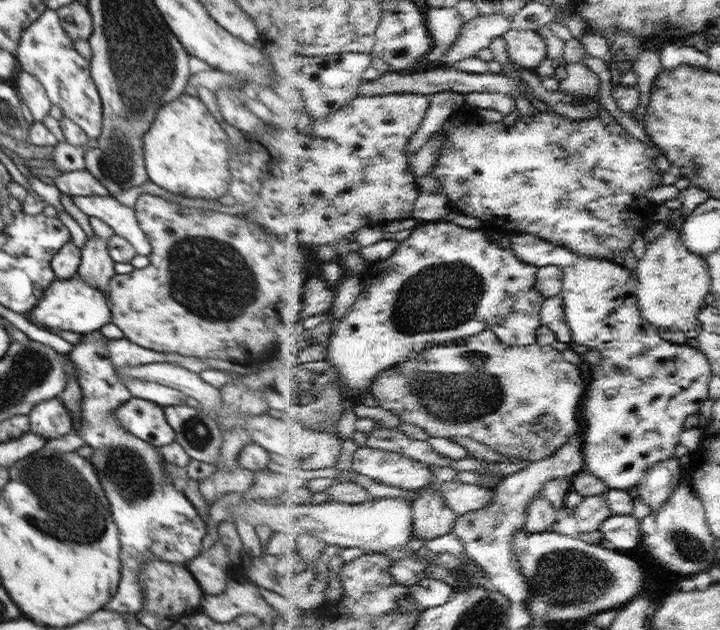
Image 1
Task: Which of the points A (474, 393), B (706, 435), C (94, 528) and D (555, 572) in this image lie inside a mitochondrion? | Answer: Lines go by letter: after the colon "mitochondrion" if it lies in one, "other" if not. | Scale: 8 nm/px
A: mitochondrion
B: other
C: mitochondrion
D: mitochondrion

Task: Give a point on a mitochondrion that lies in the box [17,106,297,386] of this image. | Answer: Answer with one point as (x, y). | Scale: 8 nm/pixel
(198, 277)

